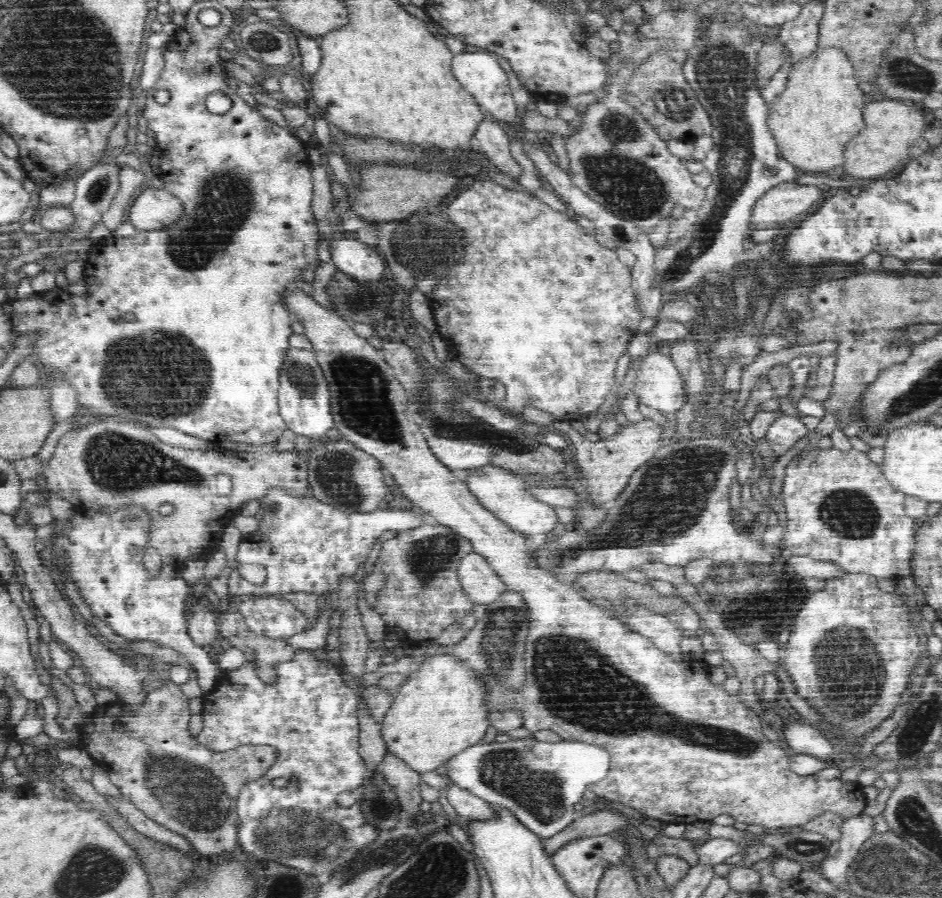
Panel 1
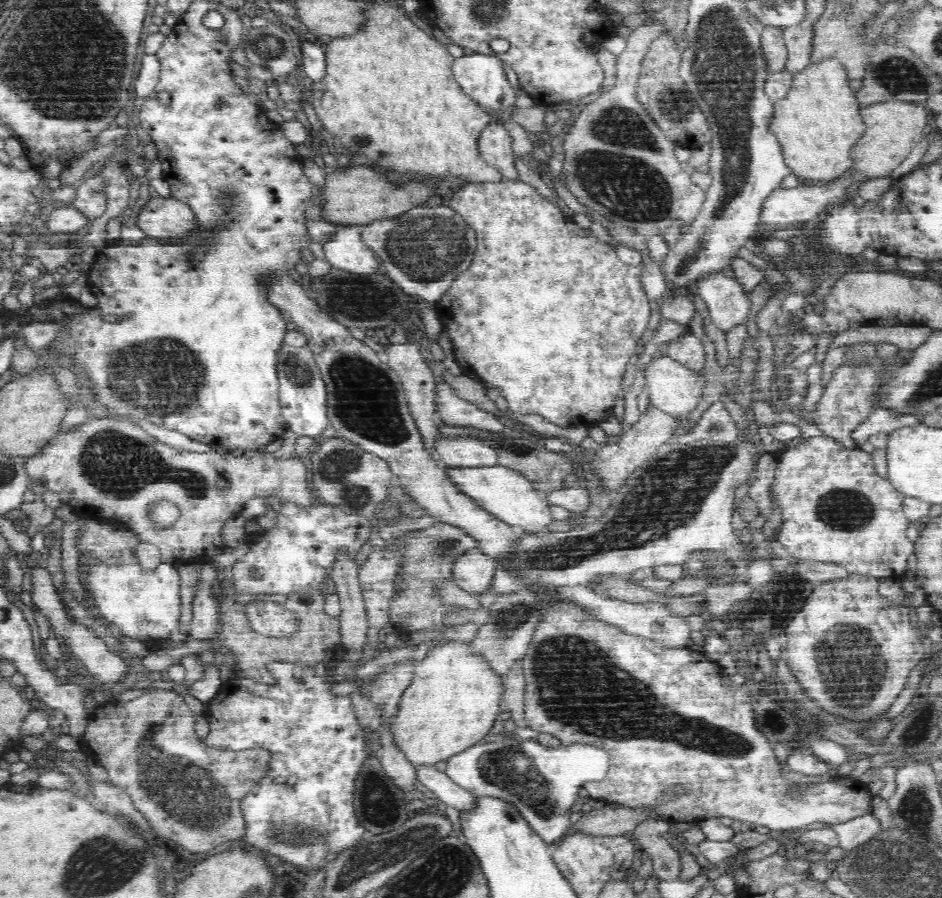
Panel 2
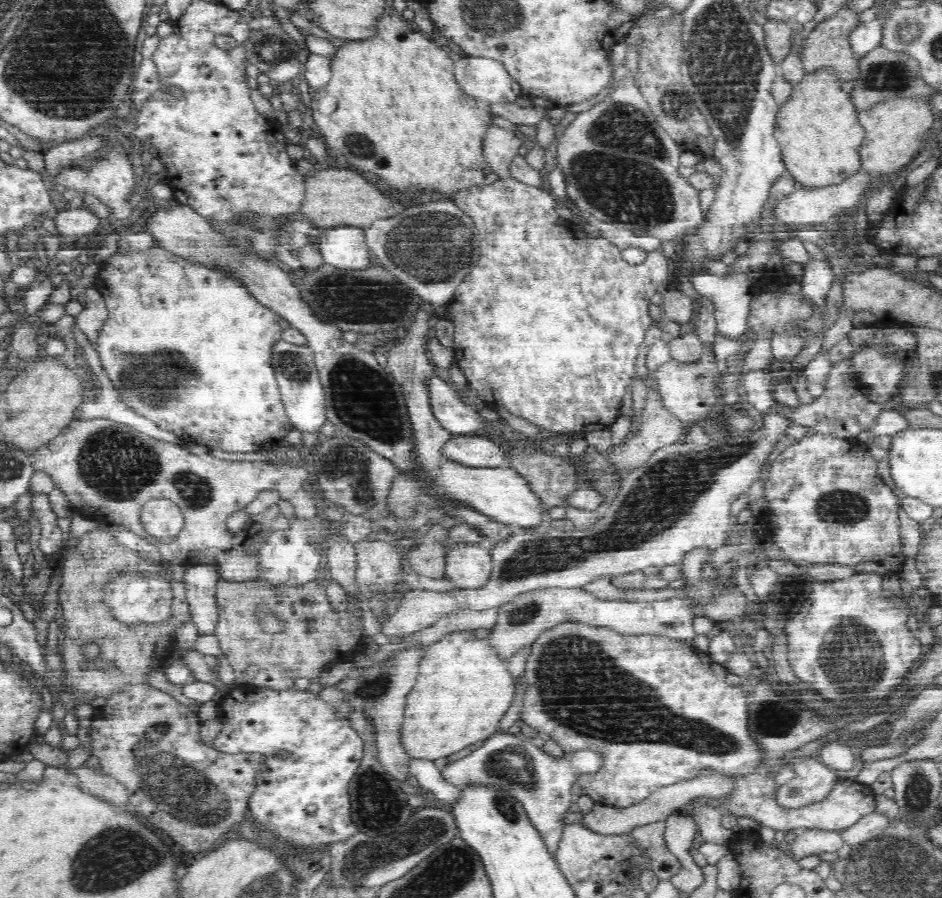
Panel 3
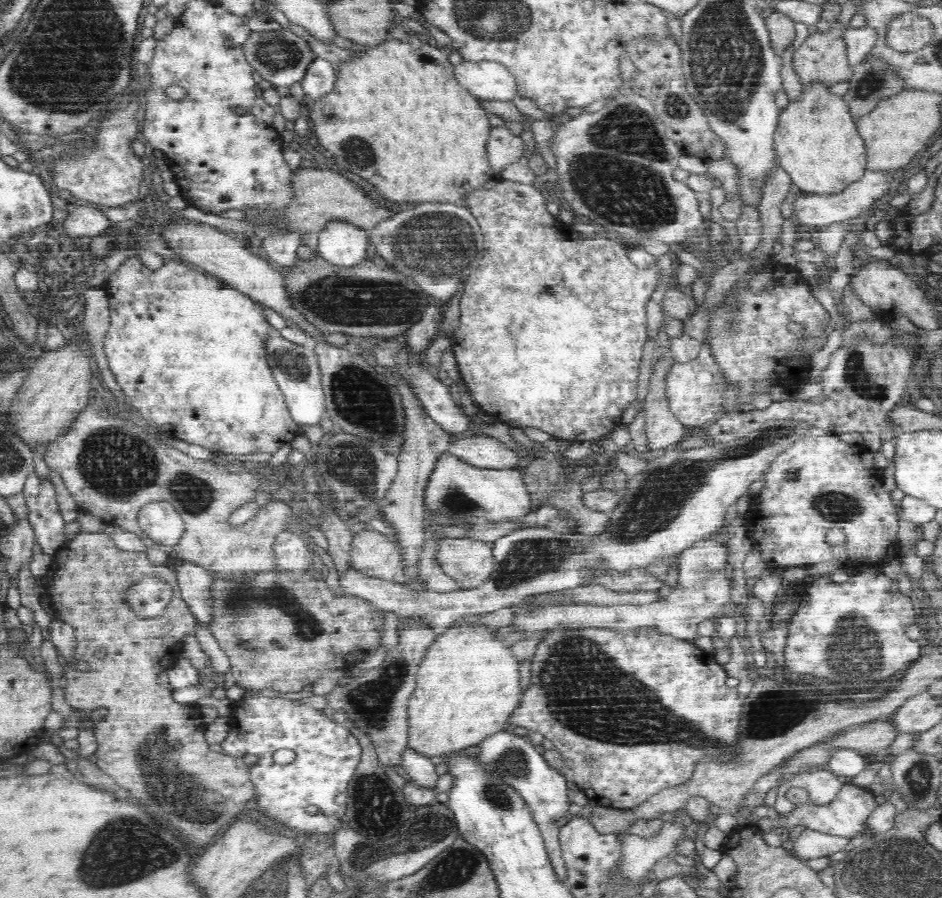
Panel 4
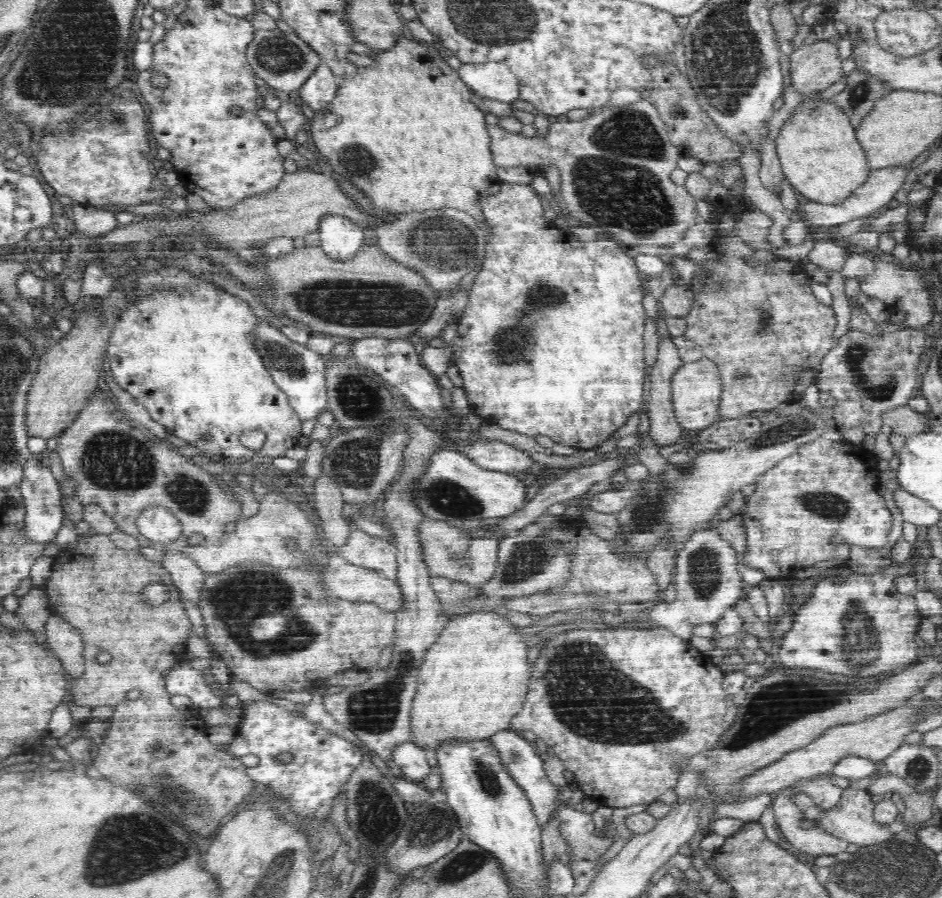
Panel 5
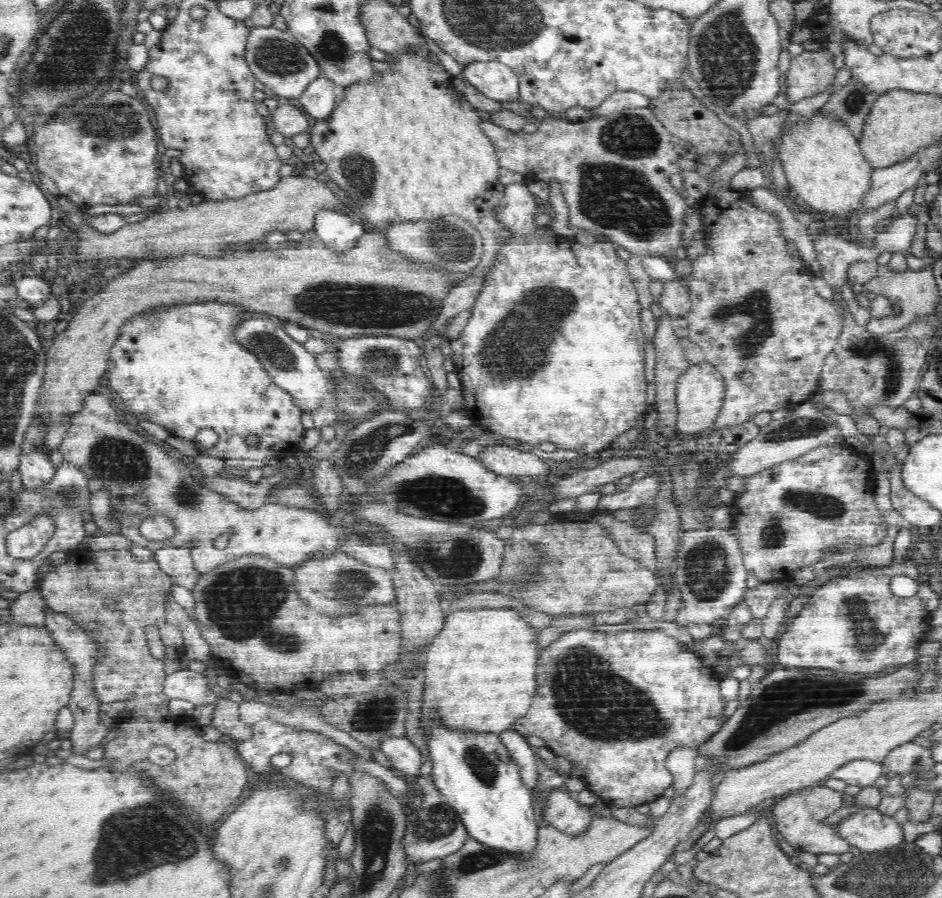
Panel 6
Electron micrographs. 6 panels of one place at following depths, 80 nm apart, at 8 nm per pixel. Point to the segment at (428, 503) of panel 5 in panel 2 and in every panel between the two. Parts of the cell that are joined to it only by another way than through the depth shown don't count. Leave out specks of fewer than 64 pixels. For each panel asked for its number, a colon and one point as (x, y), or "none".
2: (506, 494)
3: (502, 494)
4: (455, 487)

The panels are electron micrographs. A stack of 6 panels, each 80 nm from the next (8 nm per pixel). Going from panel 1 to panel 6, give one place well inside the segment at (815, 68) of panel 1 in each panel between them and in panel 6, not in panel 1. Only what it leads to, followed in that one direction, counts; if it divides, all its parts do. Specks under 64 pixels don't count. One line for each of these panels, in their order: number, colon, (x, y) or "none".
2: (816, 126)
3: (819, 133)
4: (818, 145)
5: (820, 155)
6: (823, 163)

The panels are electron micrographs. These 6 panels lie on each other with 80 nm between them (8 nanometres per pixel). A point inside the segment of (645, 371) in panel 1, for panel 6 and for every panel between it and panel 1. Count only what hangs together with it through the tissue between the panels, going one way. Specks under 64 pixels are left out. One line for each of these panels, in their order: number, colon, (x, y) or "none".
2: (673, 388)
3: (689, 391)
4: (694, 389)
5: (696, 388)
6: (700, 390)

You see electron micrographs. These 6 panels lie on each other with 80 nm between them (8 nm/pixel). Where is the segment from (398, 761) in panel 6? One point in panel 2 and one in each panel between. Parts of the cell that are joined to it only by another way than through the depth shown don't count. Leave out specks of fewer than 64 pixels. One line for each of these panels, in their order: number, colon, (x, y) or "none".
2: (444, 788)
3: (430, 779)
4: (418, 768)
5: (409, 760)

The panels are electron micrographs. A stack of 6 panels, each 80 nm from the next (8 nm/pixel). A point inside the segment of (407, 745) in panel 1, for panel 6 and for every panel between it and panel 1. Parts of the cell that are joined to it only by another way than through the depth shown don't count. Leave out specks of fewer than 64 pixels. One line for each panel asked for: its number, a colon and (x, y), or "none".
2: (452, 703)
3: (461, 694)
4: (468, 684)
5: (472, 681)
6: (480, 672)

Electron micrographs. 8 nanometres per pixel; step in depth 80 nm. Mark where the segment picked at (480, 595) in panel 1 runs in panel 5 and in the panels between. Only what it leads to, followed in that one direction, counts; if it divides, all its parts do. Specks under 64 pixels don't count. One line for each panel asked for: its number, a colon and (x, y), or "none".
2: (473, 572)
3: (469, 567)
4: (470, 563)
5: (449, 552)

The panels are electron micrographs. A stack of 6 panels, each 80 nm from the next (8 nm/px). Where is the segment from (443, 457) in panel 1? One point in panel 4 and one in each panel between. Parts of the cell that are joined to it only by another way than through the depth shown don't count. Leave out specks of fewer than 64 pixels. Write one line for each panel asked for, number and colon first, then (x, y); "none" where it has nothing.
2: (465, 452)
3: (471, 450)
4: (483, 451)

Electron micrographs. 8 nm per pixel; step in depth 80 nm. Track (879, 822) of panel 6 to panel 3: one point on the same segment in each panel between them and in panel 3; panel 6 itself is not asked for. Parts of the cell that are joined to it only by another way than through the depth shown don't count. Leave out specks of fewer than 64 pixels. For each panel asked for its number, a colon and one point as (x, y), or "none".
3: (688, 720)
4: (846, 815)
5: (852, 819)

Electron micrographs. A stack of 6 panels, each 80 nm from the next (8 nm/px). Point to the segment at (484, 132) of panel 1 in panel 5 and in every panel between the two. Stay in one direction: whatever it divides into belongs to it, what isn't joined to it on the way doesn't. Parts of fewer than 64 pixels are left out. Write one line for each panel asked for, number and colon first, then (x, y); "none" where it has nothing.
2: (495, 145)
3: (500, 146)
4: (503, 148)
5: (615, 166)

